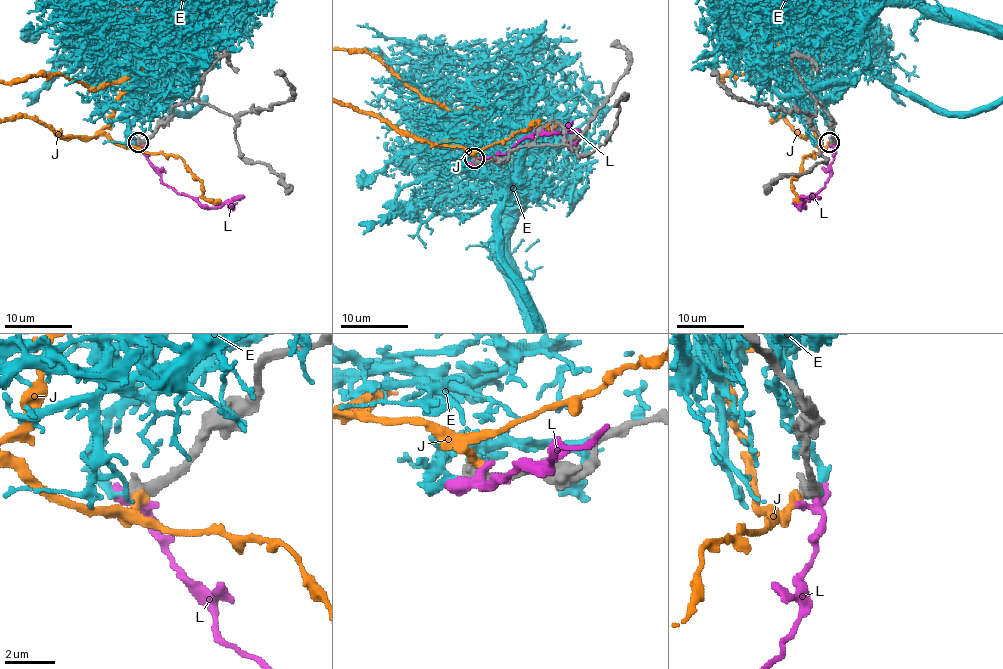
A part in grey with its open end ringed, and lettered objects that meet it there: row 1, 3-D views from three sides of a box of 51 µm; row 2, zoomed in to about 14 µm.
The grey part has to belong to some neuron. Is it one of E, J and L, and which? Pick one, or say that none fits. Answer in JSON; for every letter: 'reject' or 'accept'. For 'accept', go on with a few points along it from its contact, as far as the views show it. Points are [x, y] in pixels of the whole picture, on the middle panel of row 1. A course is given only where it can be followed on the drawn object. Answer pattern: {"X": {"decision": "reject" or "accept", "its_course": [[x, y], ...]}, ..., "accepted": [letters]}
{"E": {"decision": "reject"}, "J": {"decision": "accept"}, "L": {"decision": "reject"}, "accepted": ["J"]}

